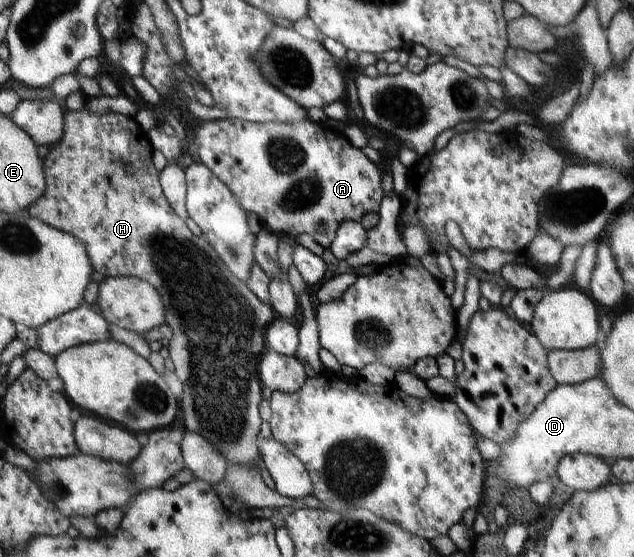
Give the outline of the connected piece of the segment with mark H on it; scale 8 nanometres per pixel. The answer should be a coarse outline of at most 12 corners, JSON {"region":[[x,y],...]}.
{"region":[[64,111],[31,216],[160,294],[184,430],[254,465],[275,318],[137,121]]}

